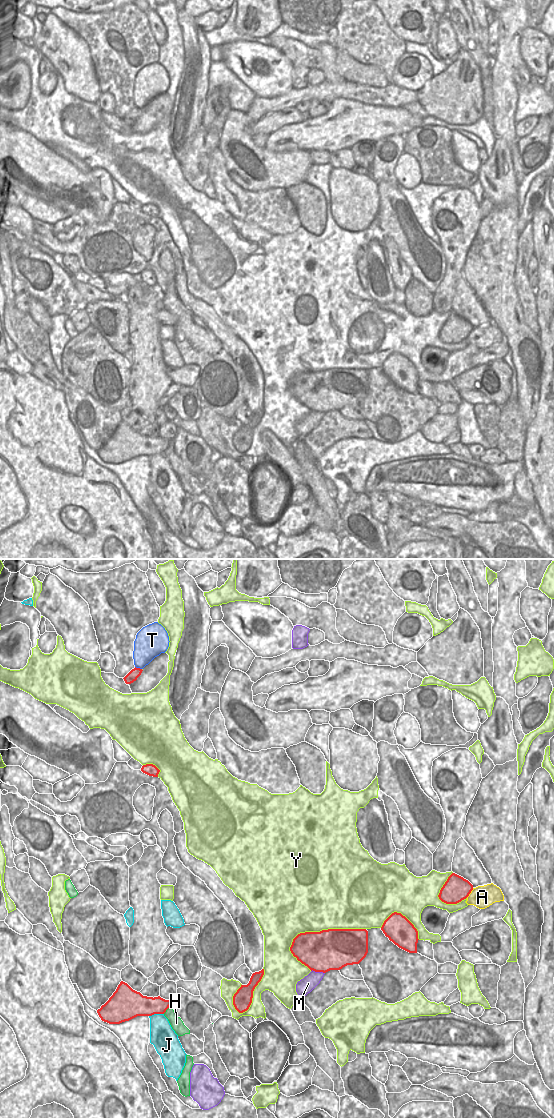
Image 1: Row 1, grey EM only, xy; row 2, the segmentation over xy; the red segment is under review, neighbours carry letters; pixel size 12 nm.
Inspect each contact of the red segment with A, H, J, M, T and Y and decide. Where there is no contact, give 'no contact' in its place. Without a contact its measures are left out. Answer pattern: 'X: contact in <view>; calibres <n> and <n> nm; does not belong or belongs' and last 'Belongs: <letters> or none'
A: contact in xy; calibres 300 and 260 nm; does not belong
H: contact in xy; calibres 240 and 150 nm; does not belong
J: contact in xy; calibres 260 and 280 nm; does not belong
M: contact in xy; calibres 480 and 190 nm; does not belong
T: contact in xy; calibres 130 and 280 nm; does not belong
Y: contact in xy; calibres 480 and 480 nm; does not belong
Belongs: none

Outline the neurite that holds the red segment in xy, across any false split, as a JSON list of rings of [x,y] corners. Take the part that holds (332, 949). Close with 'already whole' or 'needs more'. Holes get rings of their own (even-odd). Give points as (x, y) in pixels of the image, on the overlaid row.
[[[328,929],[298,934],[290,951],[311,971],[326,973],[359,964],[368,953],[366,929]]] | already whole

